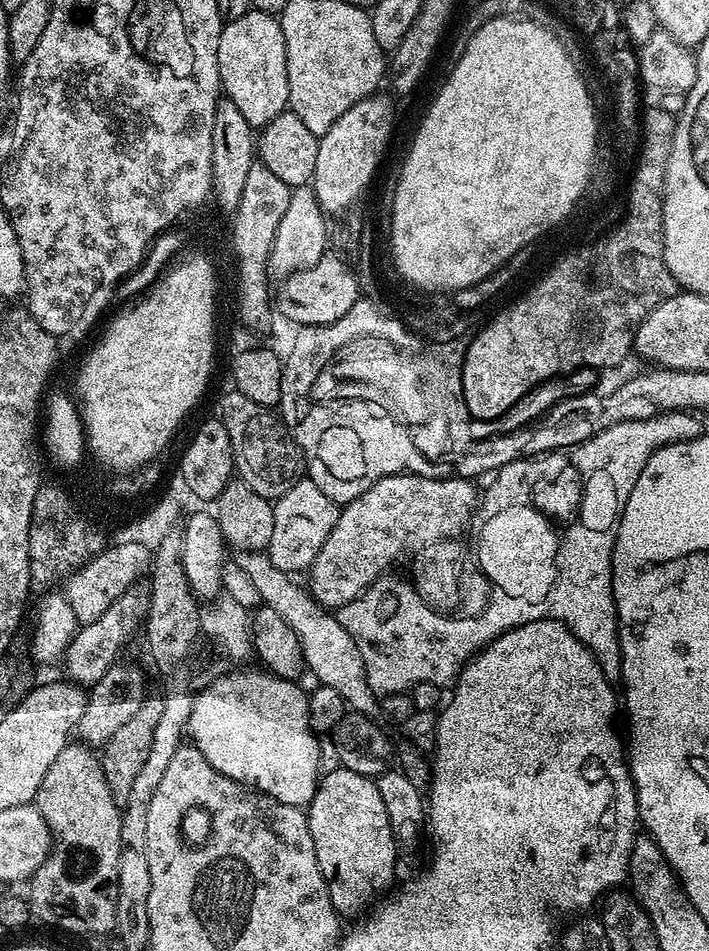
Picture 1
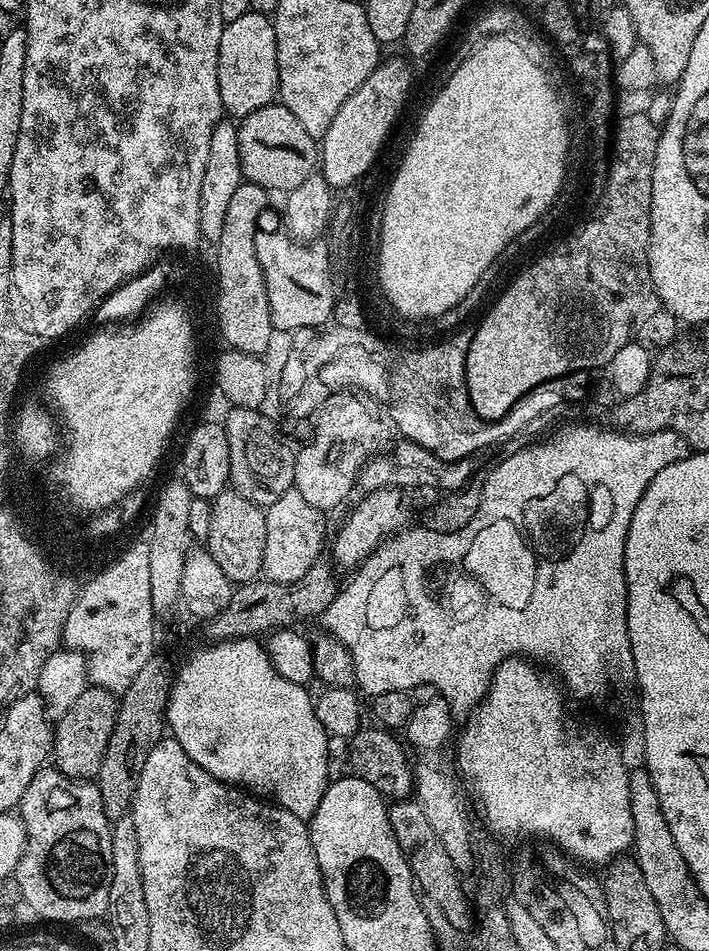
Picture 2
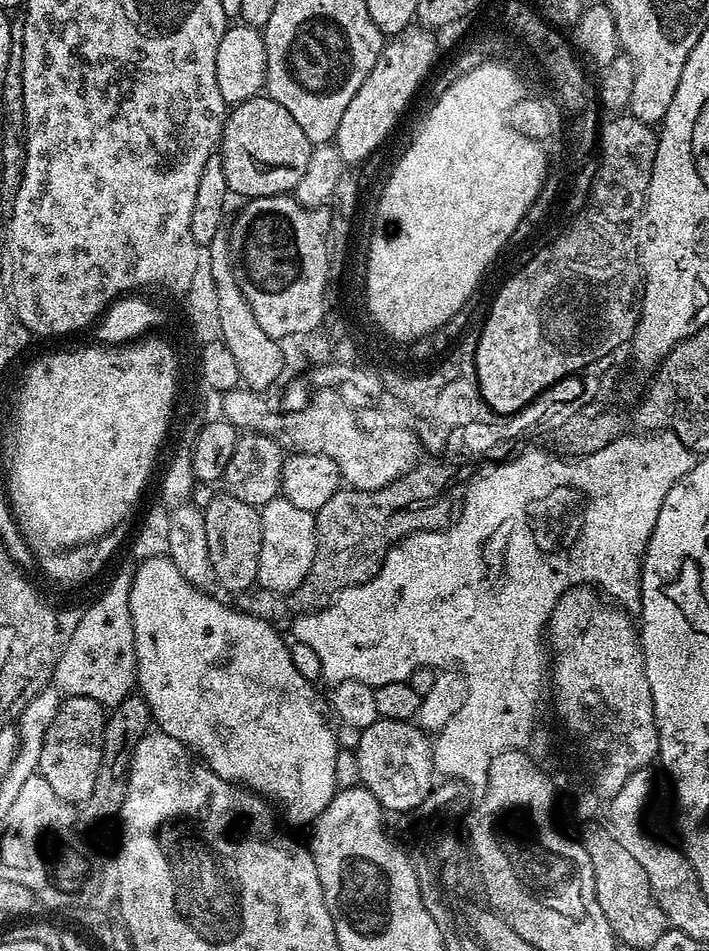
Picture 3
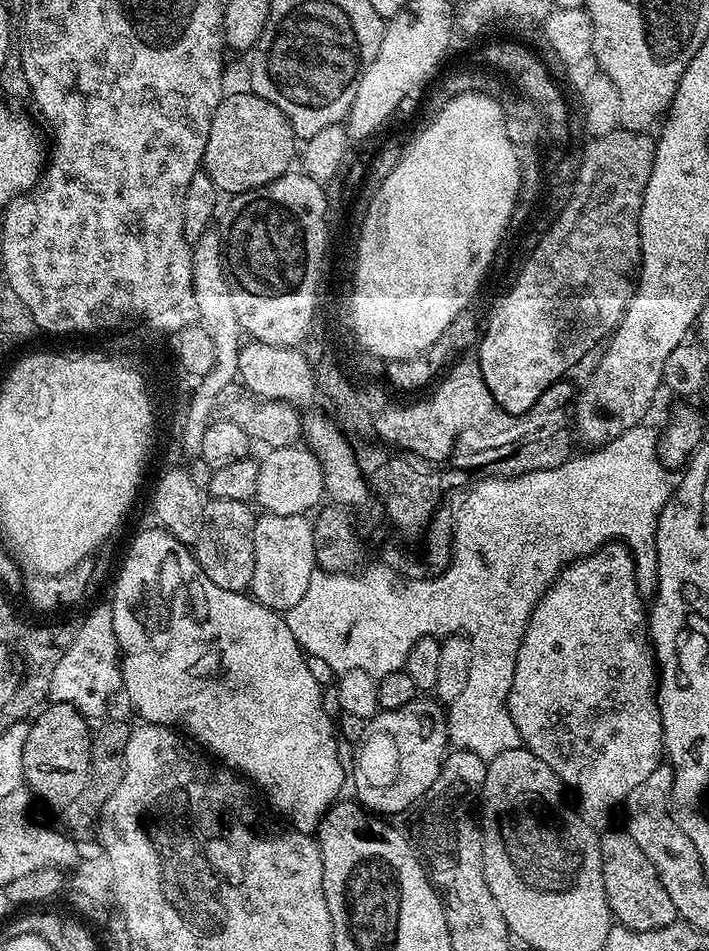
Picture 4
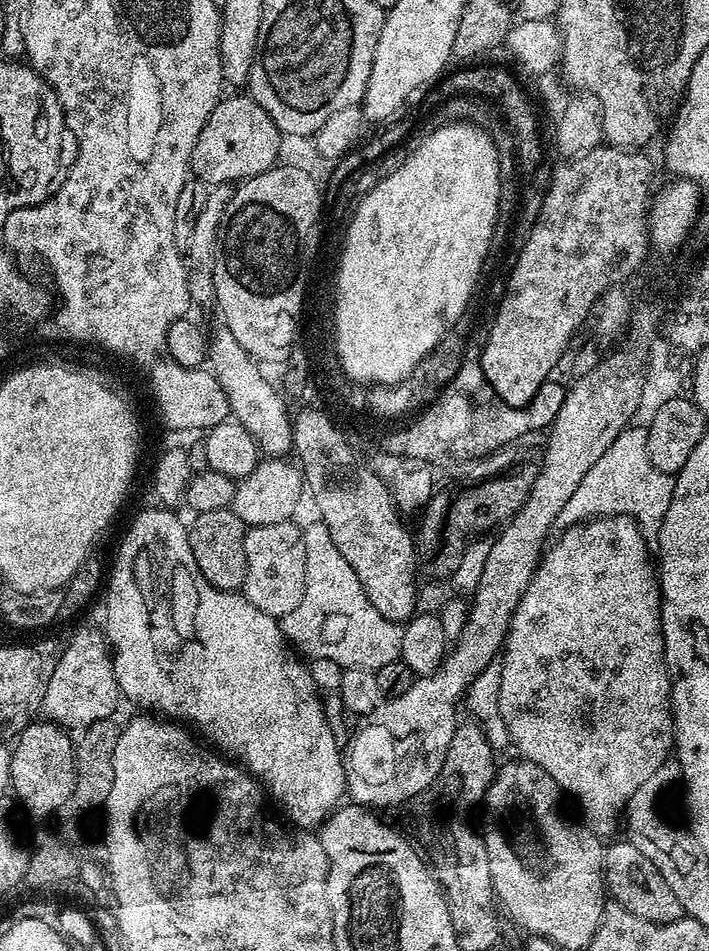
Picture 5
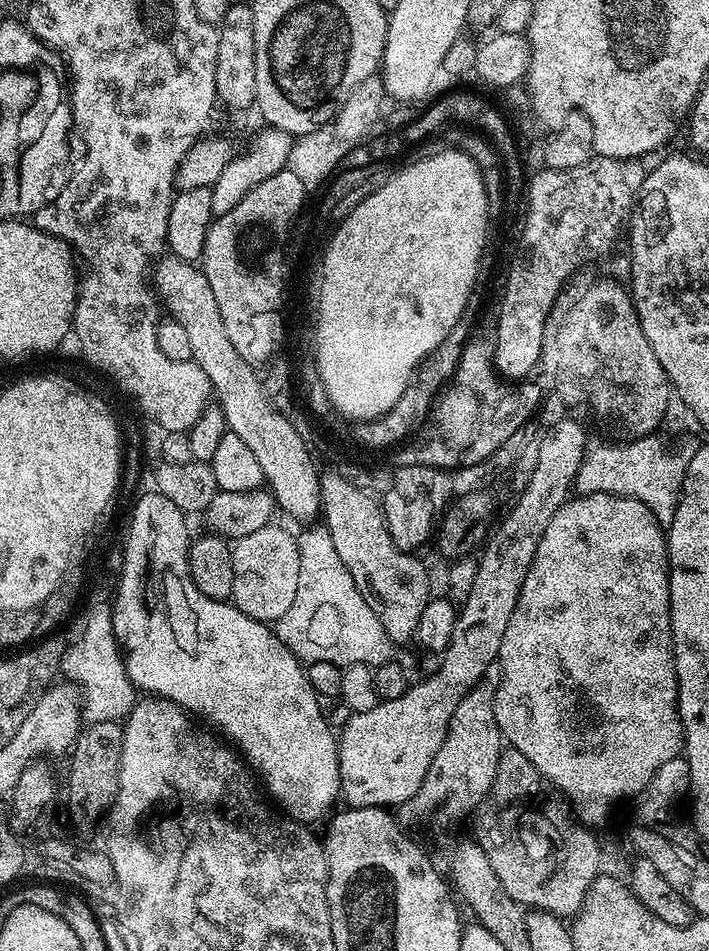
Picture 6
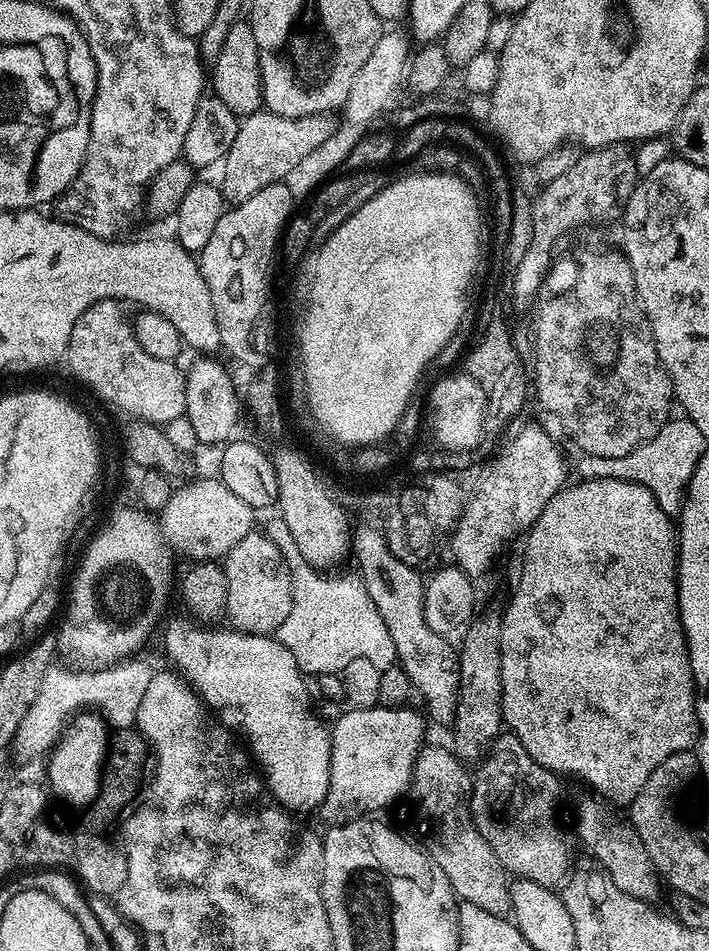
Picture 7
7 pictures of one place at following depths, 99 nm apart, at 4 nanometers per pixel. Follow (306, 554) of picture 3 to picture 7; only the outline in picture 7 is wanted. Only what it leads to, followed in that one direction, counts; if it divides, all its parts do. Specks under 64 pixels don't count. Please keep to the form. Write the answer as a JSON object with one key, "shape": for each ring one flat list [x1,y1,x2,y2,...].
{"shape":[[253,530,223,557,226,574,226,616,237,632,272,634,286,622,291,608,290,570,280,544]]}

